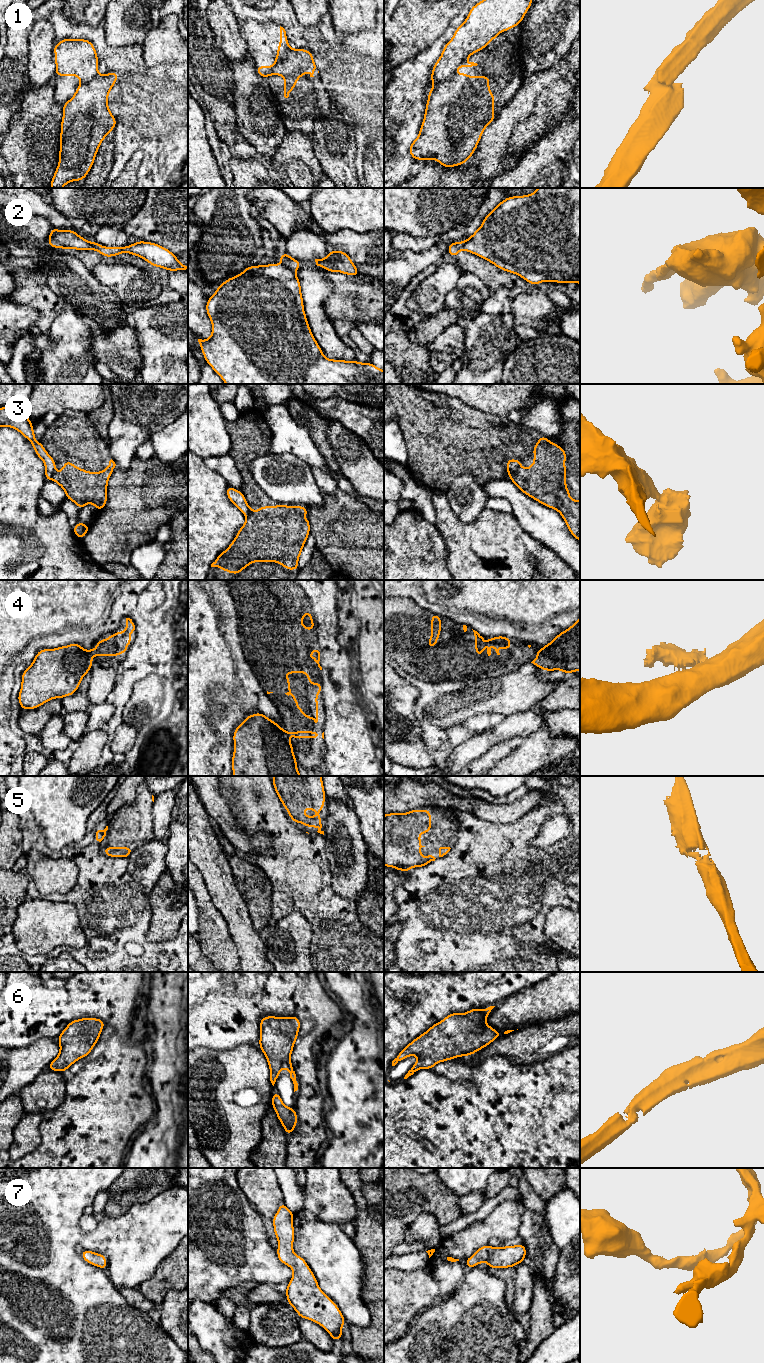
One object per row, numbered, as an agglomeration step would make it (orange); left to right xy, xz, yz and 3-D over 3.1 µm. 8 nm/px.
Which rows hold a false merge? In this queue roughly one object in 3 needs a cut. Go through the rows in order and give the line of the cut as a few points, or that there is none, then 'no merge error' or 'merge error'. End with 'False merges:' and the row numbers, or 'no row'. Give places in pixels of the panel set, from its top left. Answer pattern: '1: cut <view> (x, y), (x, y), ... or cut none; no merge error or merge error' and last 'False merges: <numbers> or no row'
1: cut xz (290, 48), (269, 74); merge error
2: cut xz (283, 265), (294, 270); merge error
3: cut yz (520, 463), (513, 471), (507, 470); merge error
4: cut xy (90, 650), (91, 654); merge error
5: cut none; no merge error
6: cut none; no merge error
7: cut none; no merge error
False merges: 1, 2, 3, 4

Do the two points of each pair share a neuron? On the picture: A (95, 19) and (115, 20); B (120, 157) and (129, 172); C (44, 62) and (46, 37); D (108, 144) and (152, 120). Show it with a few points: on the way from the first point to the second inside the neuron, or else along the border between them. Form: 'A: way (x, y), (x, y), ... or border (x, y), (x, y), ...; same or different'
A: border (106, 10), (103, 18); different
B: border (140, 149), (131, 155), (123, 170), (116, 177); different
C: way (44, 56), (44, 43); same
D: border (112, 139), (113, 164); different

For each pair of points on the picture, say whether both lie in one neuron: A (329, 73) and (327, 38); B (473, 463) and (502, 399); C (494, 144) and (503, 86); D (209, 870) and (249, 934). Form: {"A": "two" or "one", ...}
{"A": "one", "B": "two", "C": "two", "D": "one"}

